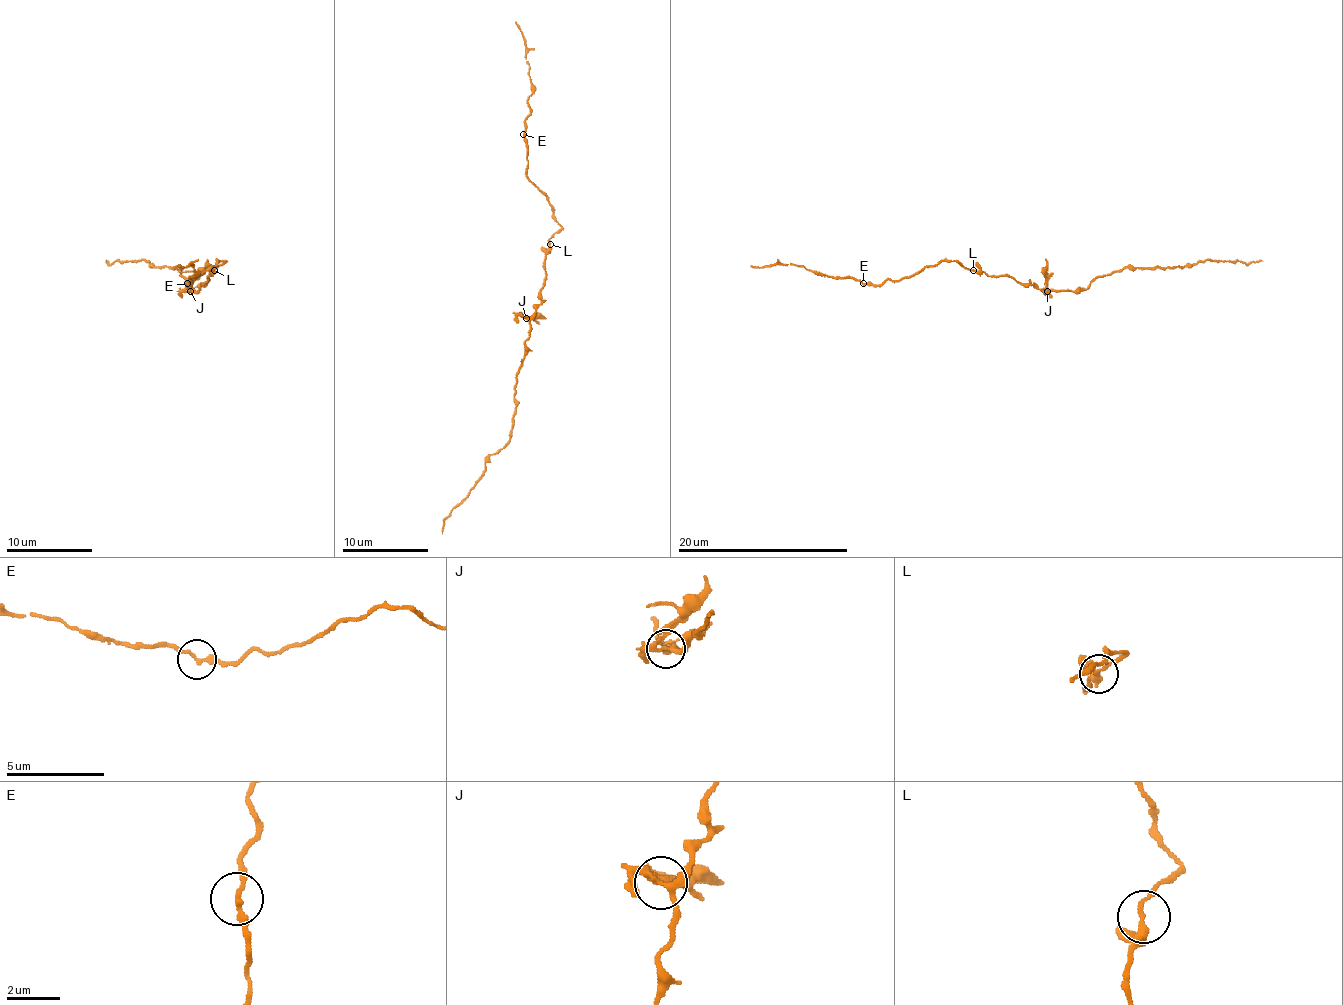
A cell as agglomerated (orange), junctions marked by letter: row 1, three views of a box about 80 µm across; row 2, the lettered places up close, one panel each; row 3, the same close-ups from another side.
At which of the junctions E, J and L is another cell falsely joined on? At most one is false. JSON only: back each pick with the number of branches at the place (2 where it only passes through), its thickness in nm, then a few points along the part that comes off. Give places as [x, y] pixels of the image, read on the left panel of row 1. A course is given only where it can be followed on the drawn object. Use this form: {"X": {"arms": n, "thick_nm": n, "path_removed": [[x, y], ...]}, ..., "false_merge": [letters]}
{"J": {"arms": 4, "thick_nm": 240, "path_removed": [[190, 291], [188, 283], [207, 259]]}, "false_merge": ["J"]}

